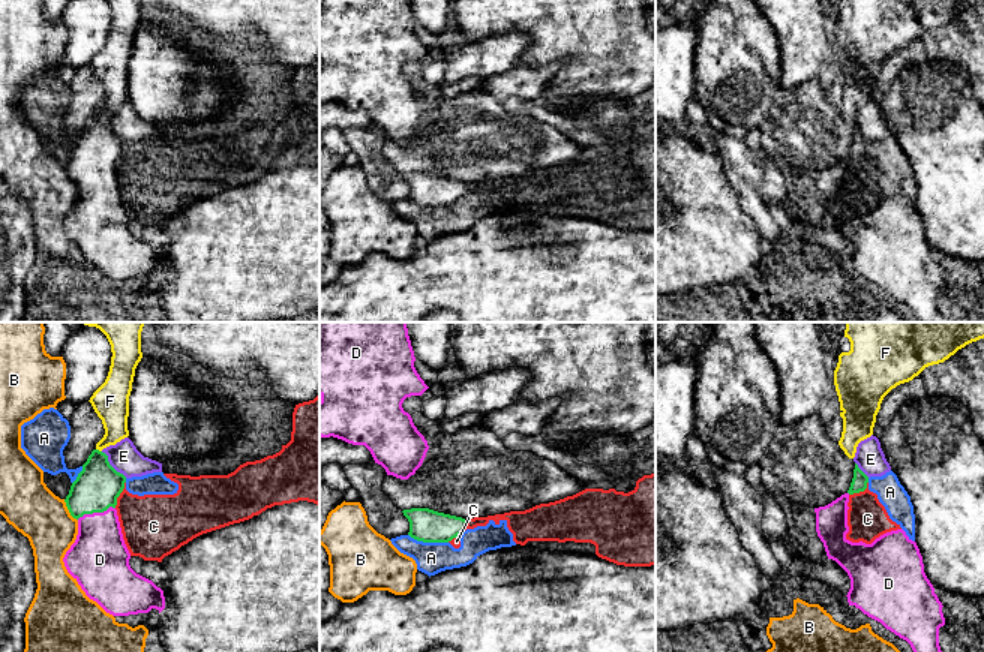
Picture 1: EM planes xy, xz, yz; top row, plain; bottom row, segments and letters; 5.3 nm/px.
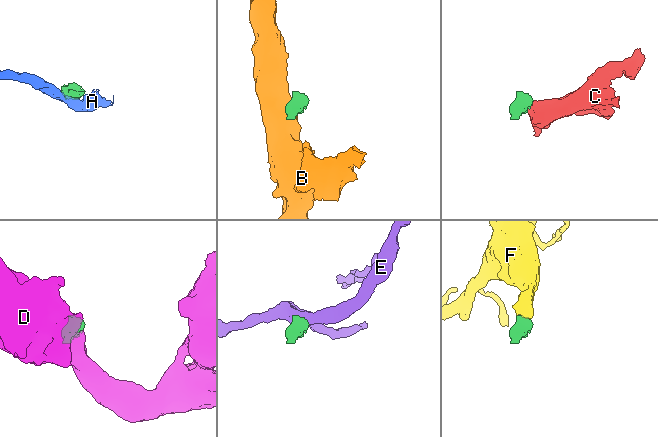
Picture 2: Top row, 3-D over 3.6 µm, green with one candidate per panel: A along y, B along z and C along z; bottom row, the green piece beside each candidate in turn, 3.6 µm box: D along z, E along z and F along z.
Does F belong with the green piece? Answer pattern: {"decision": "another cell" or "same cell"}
{"decision": "same cell"}

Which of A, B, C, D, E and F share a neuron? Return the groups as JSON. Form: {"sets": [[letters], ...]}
{"sets": [["A", "C"], ["B"], ["D", "F"], ["E"]]}

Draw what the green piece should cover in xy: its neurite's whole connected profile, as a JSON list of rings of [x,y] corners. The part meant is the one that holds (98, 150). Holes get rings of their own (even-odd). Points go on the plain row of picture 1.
[[[106,0],[111,30],[105,46],[90,67],[102,84],[105,99],[82,129],[64,166],[78,184],[78,199],[63,226],[86,259],[112,280],[129,280],[165,273],[164,255],[136,238],[124,208],[117,162],[126,141],[117,136],[102,115],[129,100],[129,60],[135,33],[142,22],[141,0]]]

